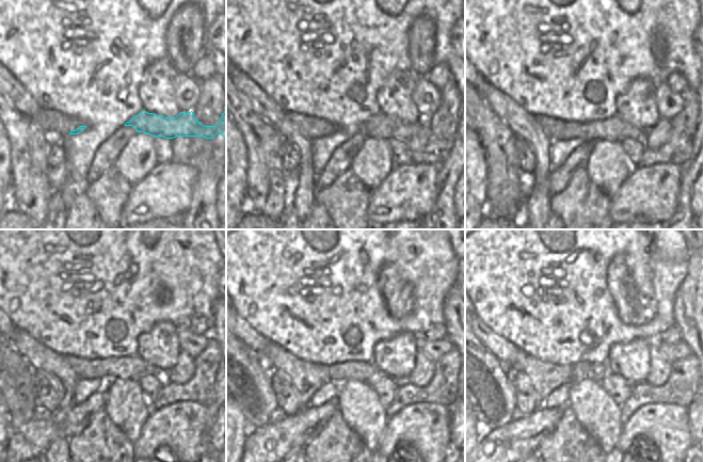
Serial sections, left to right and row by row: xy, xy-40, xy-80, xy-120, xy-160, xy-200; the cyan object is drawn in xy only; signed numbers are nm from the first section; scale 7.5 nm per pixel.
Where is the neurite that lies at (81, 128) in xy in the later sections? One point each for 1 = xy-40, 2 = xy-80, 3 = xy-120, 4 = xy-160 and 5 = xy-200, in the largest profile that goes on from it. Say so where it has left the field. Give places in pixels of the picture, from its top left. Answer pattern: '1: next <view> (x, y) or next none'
1: next xy-40 (325, 130)
2: next xy-80 (613, 128)
3: next xy-120 (133, 367)
4: next xy-160 (338, 372)
5: next xy-200 (579, 370)

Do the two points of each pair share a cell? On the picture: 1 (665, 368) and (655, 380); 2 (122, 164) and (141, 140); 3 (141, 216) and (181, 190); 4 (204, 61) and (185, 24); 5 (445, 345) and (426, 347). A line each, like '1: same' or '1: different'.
1: same
2: same
3: same
4: different
5: same

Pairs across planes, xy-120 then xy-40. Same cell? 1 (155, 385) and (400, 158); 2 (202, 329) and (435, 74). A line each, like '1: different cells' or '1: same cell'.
1: same cell
2: same cell

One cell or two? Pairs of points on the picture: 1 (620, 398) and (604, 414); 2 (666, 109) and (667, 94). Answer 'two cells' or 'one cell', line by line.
1: two cells
2: one cell

